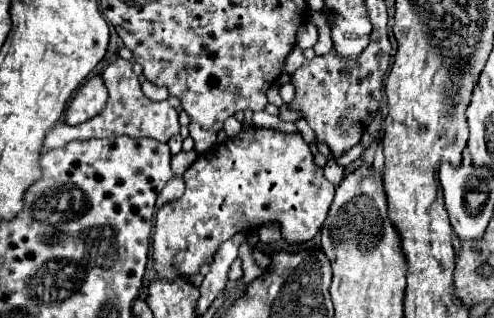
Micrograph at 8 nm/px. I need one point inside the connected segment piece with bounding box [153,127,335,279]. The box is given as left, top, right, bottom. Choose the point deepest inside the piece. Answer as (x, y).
(260, 176)

